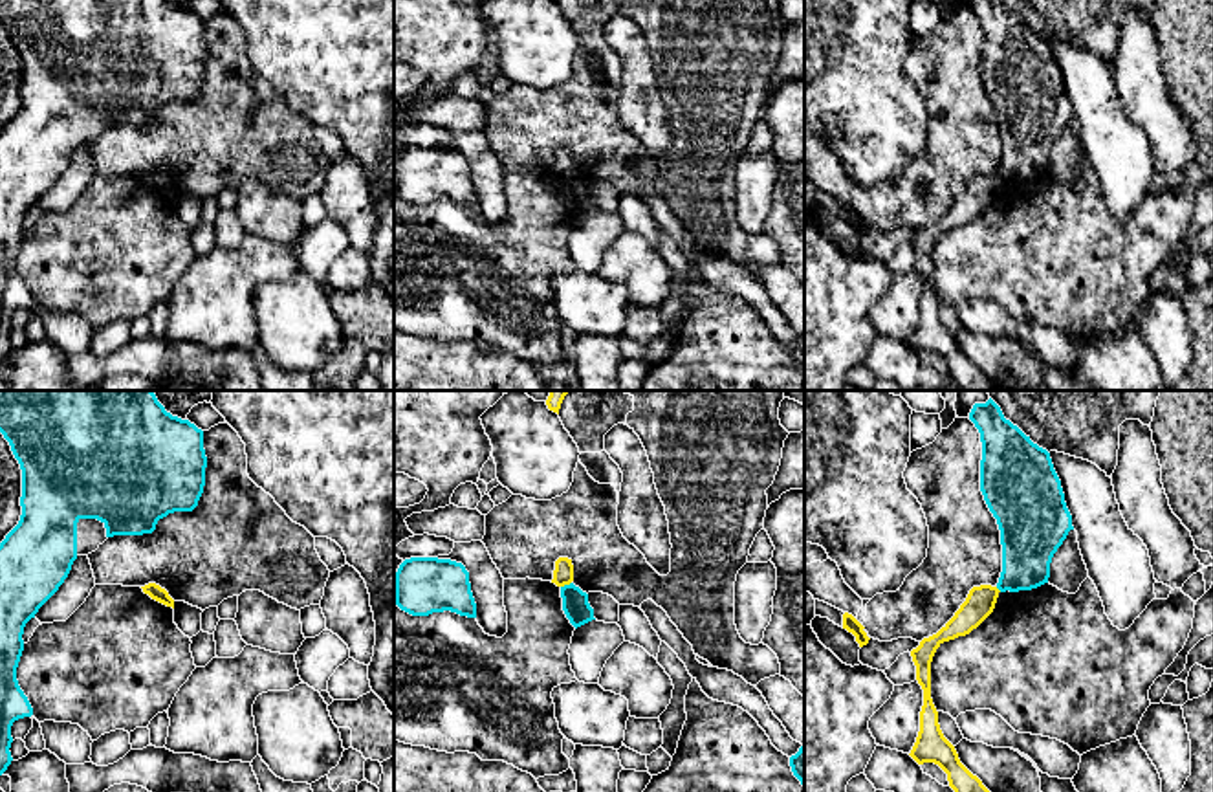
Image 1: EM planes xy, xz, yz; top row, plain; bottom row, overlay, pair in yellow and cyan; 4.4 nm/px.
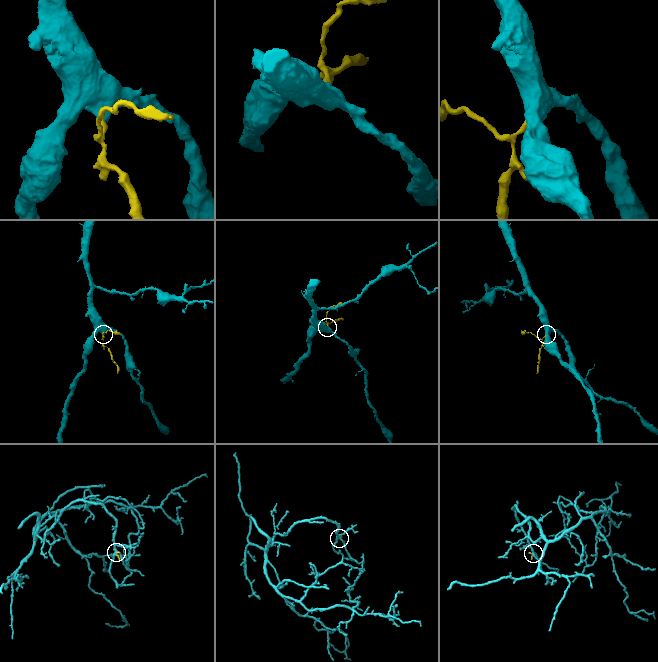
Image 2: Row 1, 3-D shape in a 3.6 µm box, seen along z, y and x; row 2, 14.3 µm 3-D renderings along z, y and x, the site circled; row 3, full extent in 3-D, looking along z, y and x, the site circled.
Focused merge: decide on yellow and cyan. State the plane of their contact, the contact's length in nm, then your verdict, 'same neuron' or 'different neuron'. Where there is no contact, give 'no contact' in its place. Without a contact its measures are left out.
xz | 50 nm | different neuron

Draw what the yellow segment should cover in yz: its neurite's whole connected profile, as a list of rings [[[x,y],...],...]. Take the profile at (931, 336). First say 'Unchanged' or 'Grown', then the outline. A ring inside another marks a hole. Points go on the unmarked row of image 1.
Unchanged. [[[991,174],[973,176],[955,205],[936,224],[923,227],[920,235],[911,240],[916,255],[916,270],[923,279],[923,295],[920,301],[920,321],[909,345],[918,354],[938,354],[947,363],[949,376],[960,390],[993,390],[995,387],[982,370],[960,352],[955,336],[940,319],[938,301],[931,288],[931,251],[944,231],[969,224],[993,202],[999,182],[1000,180]]]

